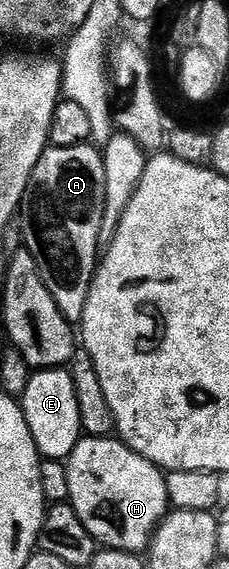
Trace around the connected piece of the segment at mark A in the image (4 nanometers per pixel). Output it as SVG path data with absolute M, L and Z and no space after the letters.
M91 143L76 144L70 148L46 147L45 153L39 158L39 162L35 166L35 170L29 179L29 185L25 187L25 193L21 199L21 207L19 209L19 221L21 220L21 241L20 243L31 254L31 258L35 258L35 270L39 270L39 278L43 278L43 286L47 286L47 290L51 290L51 298L55 298L55 306L59 306L59 310L63 314L63 318L67 318L71 322L77 322L81 319L81 314L85 309L89 286L93 281L93 274L97 270L99 263L99 248L97 252L97 243L103 240L101 234L101 223L103 222L103 202L105 201L105 175L103 174L103 162L101 154L97 148Z

